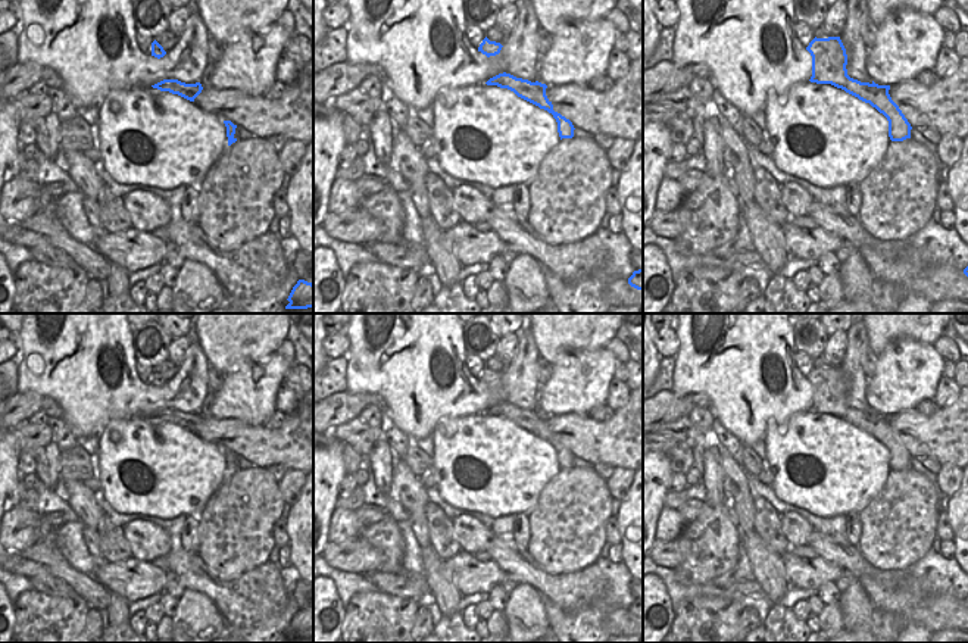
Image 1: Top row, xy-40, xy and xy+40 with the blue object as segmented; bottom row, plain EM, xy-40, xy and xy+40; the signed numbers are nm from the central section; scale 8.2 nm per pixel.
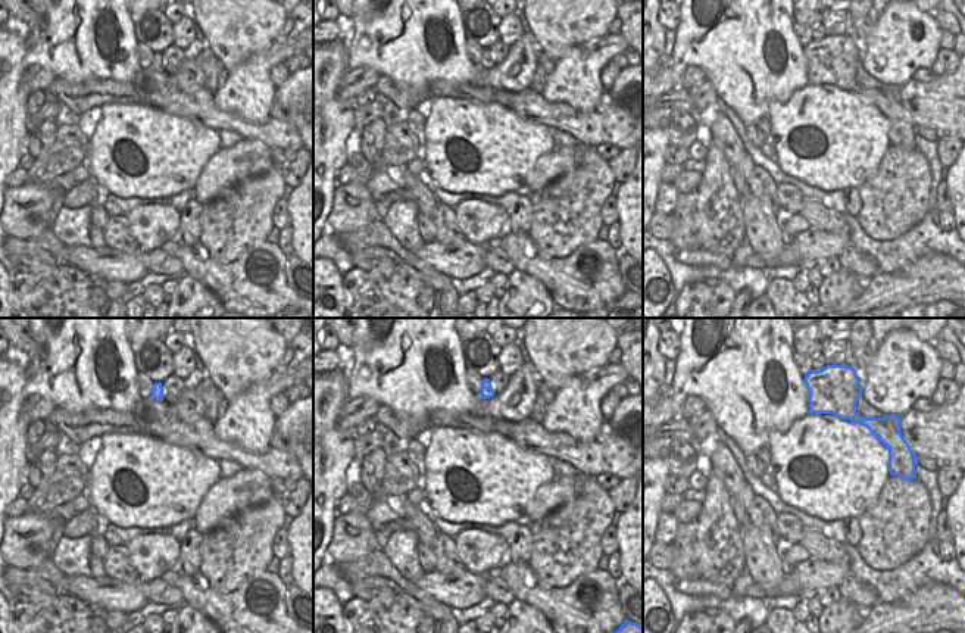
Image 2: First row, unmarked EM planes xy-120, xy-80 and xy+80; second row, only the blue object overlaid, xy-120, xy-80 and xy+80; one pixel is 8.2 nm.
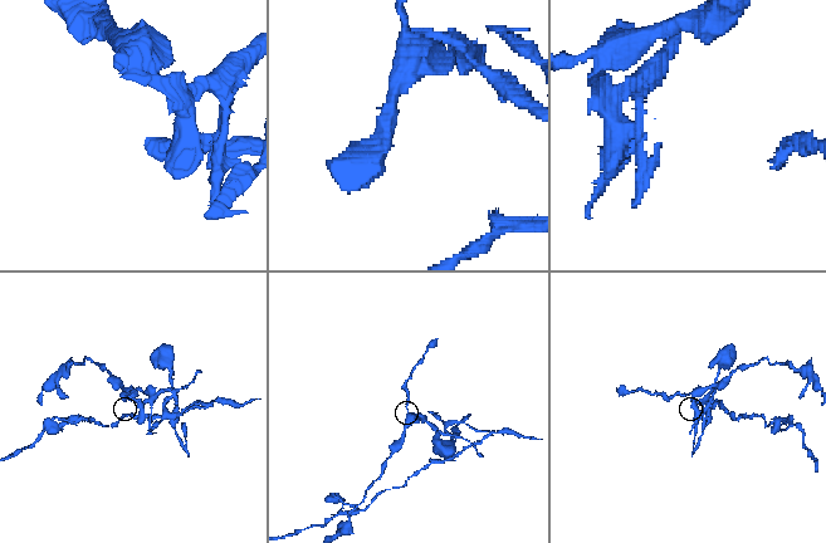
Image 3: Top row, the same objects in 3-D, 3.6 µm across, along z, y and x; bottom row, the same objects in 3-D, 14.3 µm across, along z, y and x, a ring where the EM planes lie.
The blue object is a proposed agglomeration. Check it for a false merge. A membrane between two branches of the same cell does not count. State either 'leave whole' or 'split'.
split

